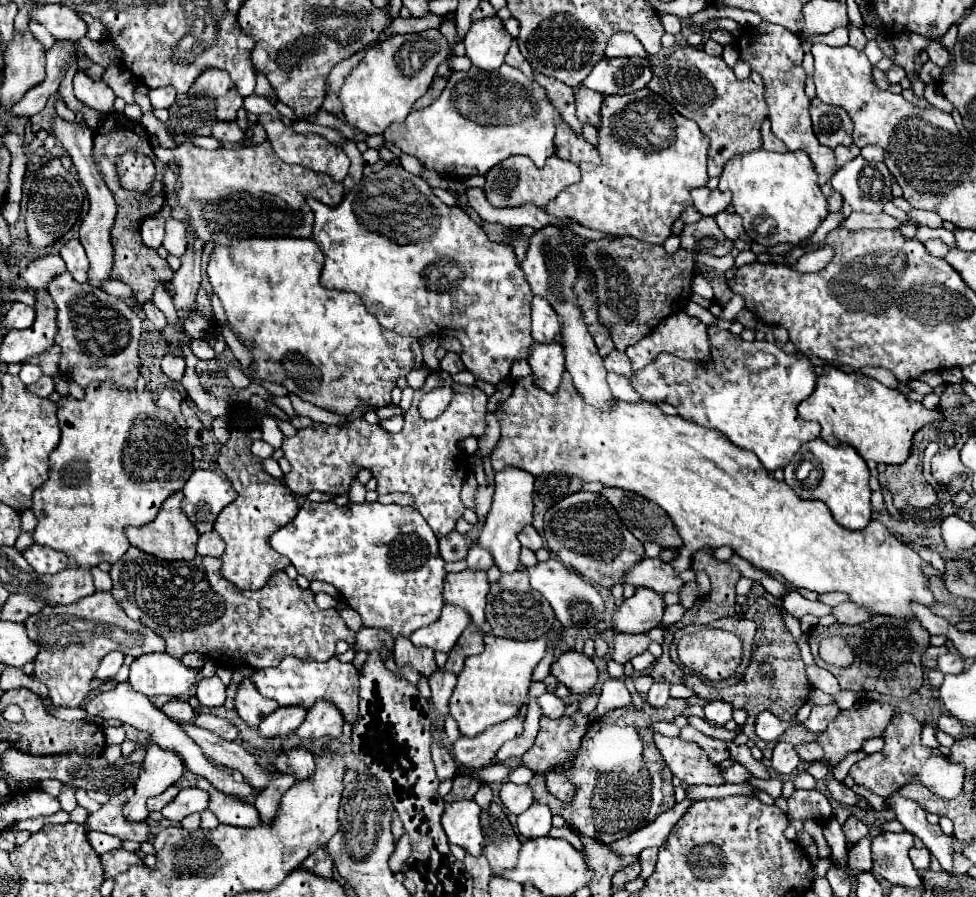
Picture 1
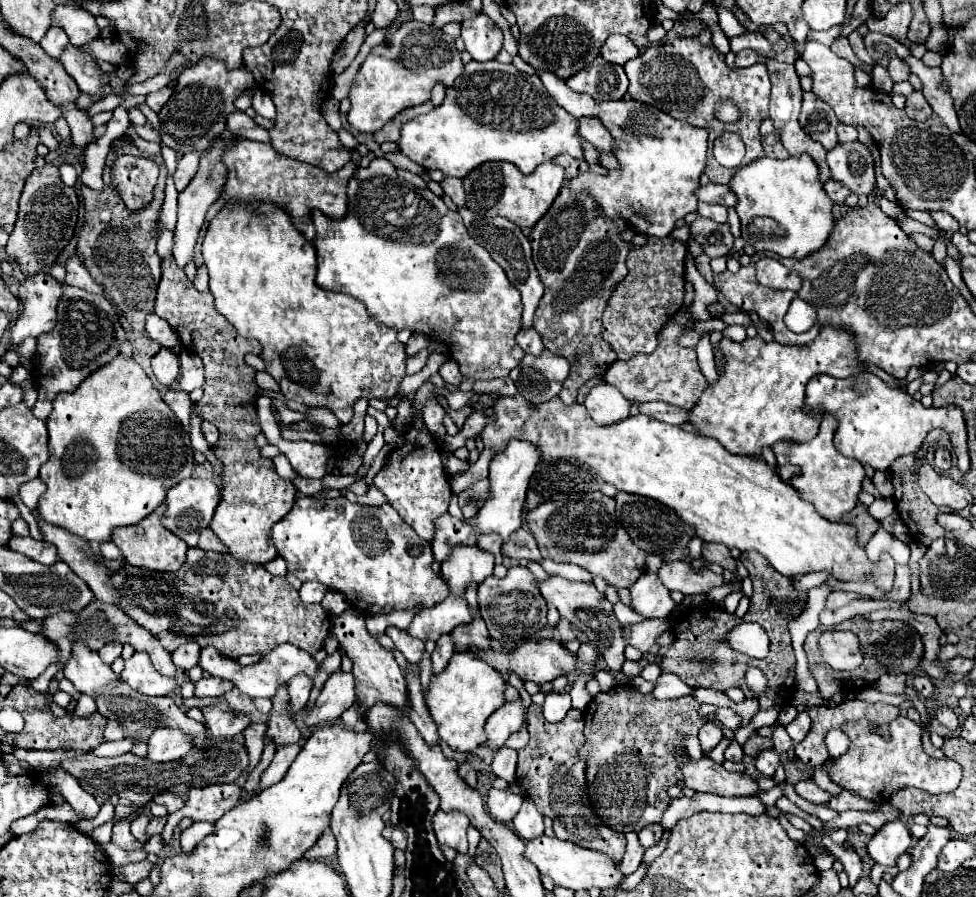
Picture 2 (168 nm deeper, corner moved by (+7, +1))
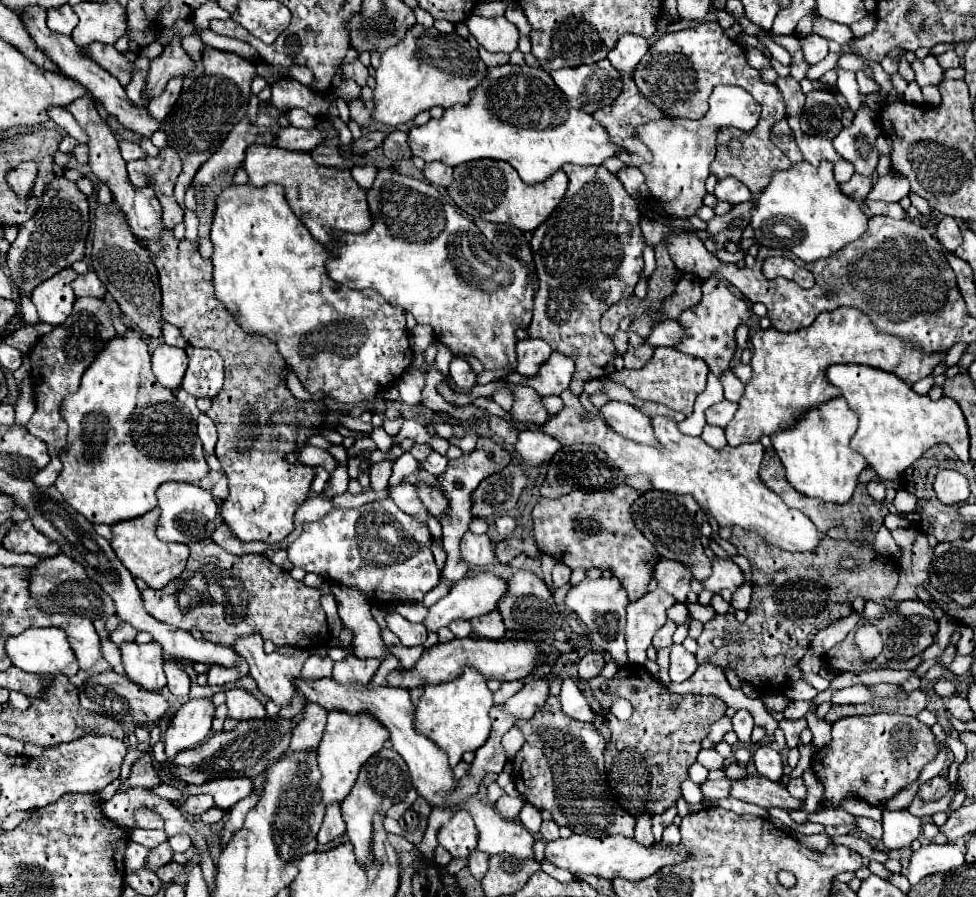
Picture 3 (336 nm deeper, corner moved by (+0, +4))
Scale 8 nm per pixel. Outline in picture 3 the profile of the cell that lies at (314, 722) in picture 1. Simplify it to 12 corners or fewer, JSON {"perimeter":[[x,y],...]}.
{"perimeter":[[356,656],[336,662],[332,678],[338,684],[366,686],[378,670],[378,660]]}

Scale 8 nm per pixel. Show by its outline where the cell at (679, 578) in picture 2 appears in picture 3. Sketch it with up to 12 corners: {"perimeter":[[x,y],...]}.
{"perimeter":[[716,558],[704,590],[734,592],[744,582],[732,560]]}

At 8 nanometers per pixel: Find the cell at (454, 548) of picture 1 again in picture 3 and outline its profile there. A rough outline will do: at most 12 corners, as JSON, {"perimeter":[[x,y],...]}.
{"perimeter":[[418,484],[434,518],[448,516],[450,504],[436,488]]}

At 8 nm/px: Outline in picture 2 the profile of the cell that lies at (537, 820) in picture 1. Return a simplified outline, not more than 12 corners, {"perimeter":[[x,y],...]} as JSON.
{"perimeter":[[523,801],[513,829],[525,841],[543,835],[543,815]]}

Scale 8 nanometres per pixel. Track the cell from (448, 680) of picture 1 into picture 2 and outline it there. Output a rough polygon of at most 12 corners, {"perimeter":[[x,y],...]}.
{"perimeter":[[449,633],[431,653],[433,673],[443,671],[455,645]]}

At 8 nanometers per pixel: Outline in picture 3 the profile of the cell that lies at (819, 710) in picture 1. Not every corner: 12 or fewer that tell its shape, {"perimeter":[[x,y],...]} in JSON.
{"perimeter":[[806,718],[782,720],[788,748],[798,746],[798,736],[808,726]]}

